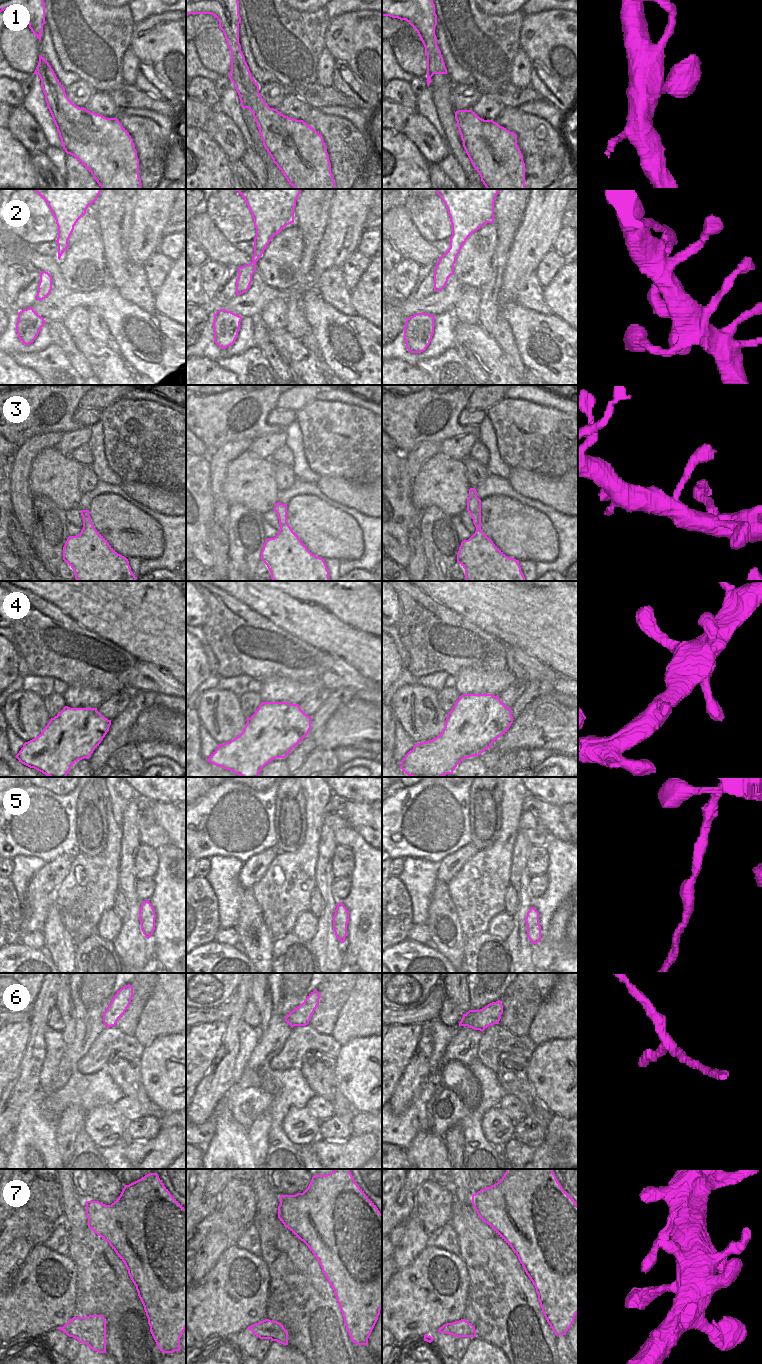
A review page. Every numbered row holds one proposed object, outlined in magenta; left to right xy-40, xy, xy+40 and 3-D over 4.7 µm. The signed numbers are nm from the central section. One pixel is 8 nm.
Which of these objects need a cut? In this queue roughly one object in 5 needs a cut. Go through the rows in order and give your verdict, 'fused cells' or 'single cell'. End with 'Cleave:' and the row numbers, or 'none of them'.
1: single cell
2: fused cells
3: single cell
4: single cell
5: single cell
6: single cell
7: single cell
Cleave: 2

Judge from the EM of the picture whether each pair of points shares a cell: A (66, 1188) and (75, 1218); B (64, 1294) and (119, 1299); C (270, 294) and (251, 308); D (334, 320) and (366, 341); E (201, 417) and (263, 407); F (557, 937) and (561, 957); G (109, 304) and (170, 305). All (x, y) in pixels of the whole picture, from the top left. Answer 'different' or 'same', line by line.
A: same
B: different
C: same
D: same
E: same
F: different
G: different

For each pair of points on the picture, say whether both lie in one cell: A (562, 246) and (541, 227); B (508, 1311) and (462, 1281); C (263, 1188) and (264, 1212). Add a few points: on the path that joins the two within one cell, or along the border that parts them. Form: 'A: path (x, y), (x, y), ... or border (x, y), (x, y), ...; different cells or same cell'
A: border (565, 224), (560, 230), (552, 248); different cells
B: border (462, 1261), (465, 1264), (469, 1280), (465, 1307); different cells
C: path (264, 1194), (264, 1206); same cell

